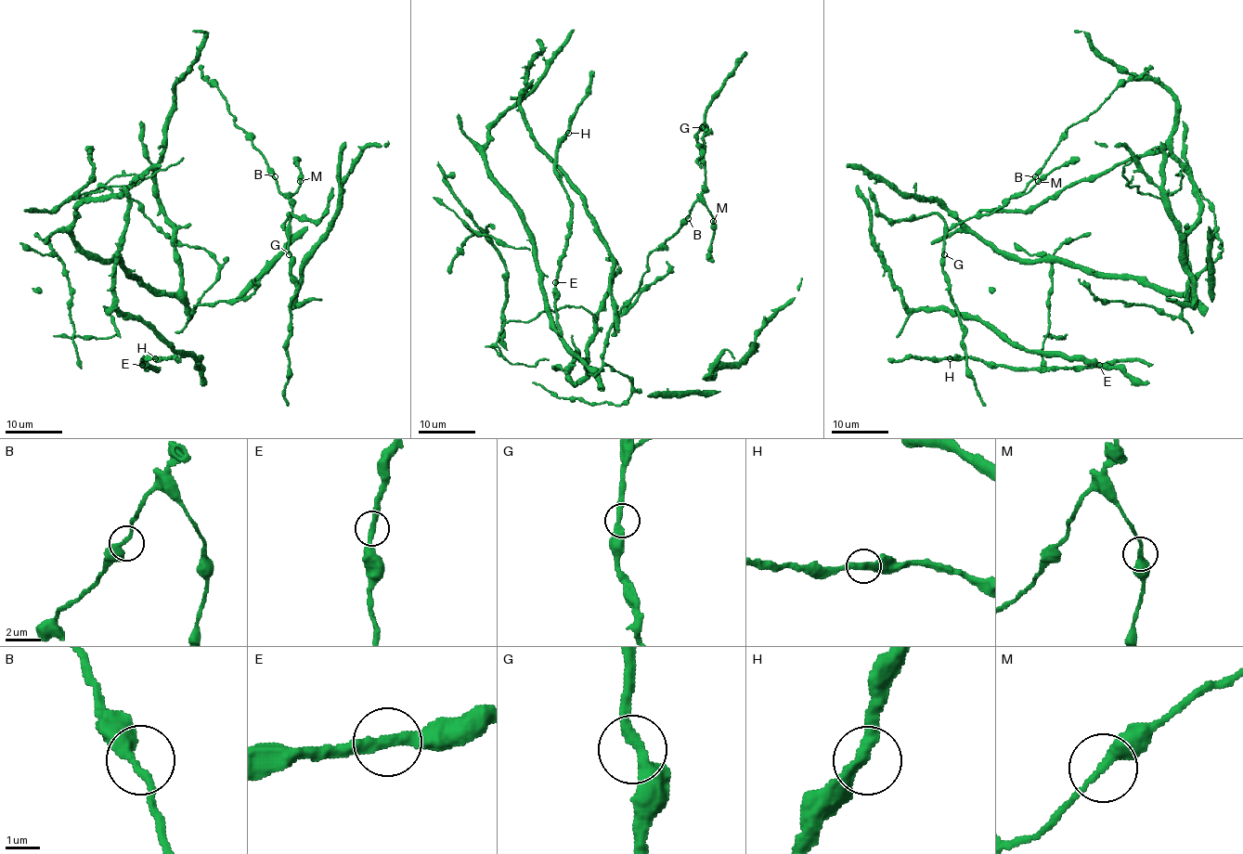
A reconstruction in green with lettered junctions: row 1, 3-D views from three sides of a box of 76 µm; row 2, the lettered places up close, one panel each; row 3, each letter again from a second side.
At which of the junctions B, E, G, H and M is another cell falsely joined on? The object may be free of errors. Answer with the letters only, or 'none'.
none

